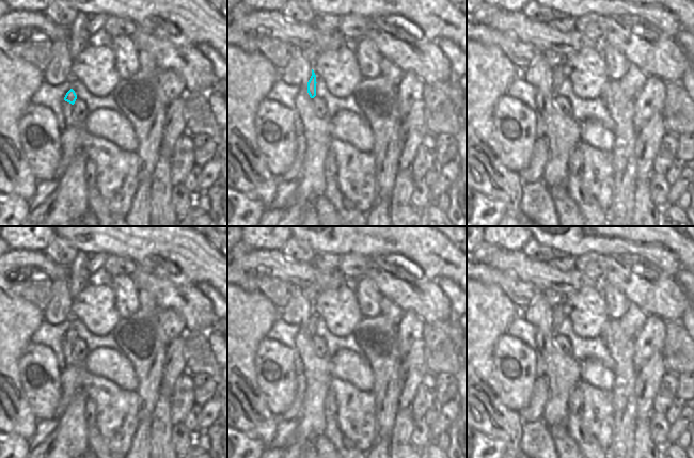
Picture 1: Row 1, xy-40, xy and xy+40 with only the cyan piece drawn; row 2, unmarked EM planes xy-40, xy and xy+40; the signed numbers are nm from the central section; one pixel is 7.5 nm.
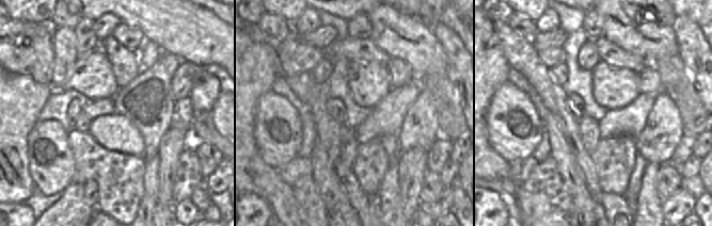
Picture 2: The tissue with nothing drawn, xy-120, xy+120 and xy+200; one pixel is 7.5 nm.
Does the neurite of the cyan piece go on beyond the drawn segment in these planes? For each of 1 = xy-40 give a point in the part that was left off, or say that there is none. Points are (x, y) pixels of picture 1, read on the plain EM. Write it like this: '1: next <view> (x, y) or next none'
1: next none

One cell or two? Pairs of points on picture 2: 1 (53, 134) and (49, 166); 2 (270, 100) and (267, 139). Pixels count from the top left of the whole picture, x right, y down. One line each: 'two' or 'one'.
1: one
2: one

